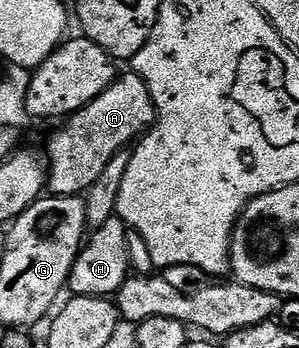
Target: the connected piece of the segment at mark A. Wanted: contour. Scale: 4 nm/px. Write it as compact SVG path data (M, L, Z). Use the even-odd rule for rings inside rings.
M131 70L125 72L125 76L124 73L117 75L115 82L98 94L94 102L67 117L61 123L64 125L49 138L46 188L51 195L79 196L87 193L88 188L98 182L102 170L110 166L110 158L139 141L156 123L156 107L146 82Z

